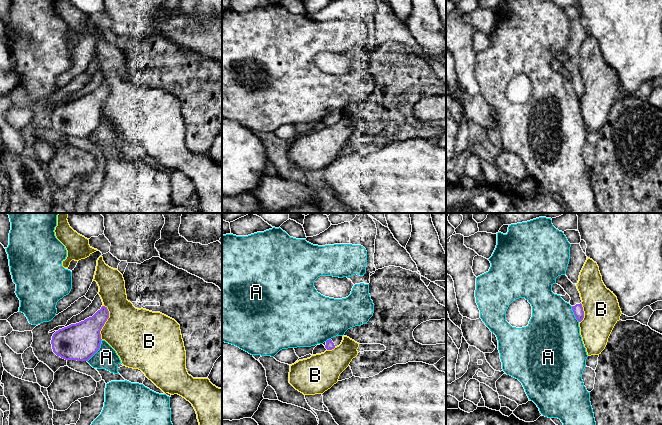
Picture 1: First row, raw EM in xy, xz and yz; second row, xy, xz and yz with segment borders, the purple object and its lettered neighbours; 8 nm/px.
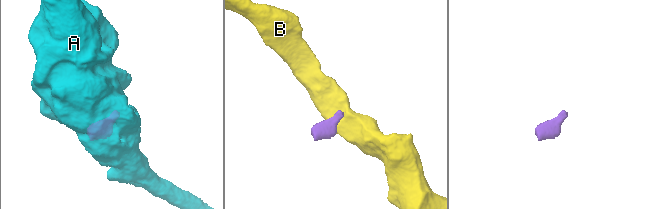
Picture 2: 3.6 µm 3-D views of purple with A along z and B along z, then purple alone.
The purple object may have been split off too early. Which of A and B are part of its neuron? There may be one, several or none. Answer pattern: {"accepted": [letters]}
{"accepted": []}

